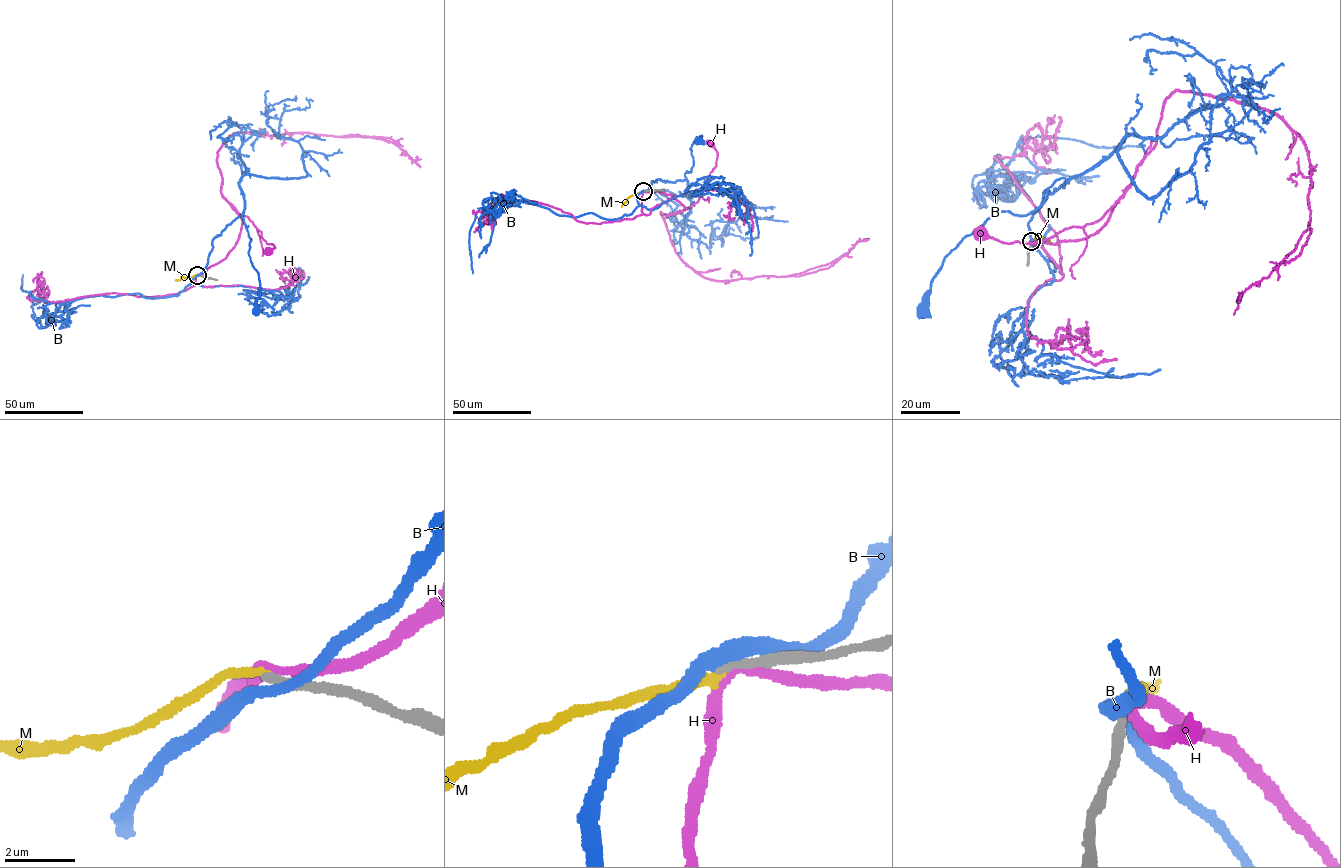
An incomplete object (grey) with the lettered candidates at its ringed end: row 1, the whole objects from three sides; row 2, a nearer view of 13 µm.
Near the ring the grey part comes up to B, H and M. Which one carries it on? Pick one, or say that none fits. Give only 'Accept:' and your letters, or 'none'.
Accept: M

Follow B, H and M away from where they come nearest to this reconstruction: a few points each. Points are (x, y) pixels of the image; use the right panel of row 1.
B: (1031, 243), (1028, 222), (1044, 191), (1067, 179), (1028, 214), (1000, 211), (962, 238), (922, 310)
H: (1031, 242), (1054, 244), (1090, 236), (1118, 200), (1099, 220), (1042, 241), (1007, 243), (979, 233)
M: (1031, 241), (1038, 235), (1043, 240), (1050, 241)

